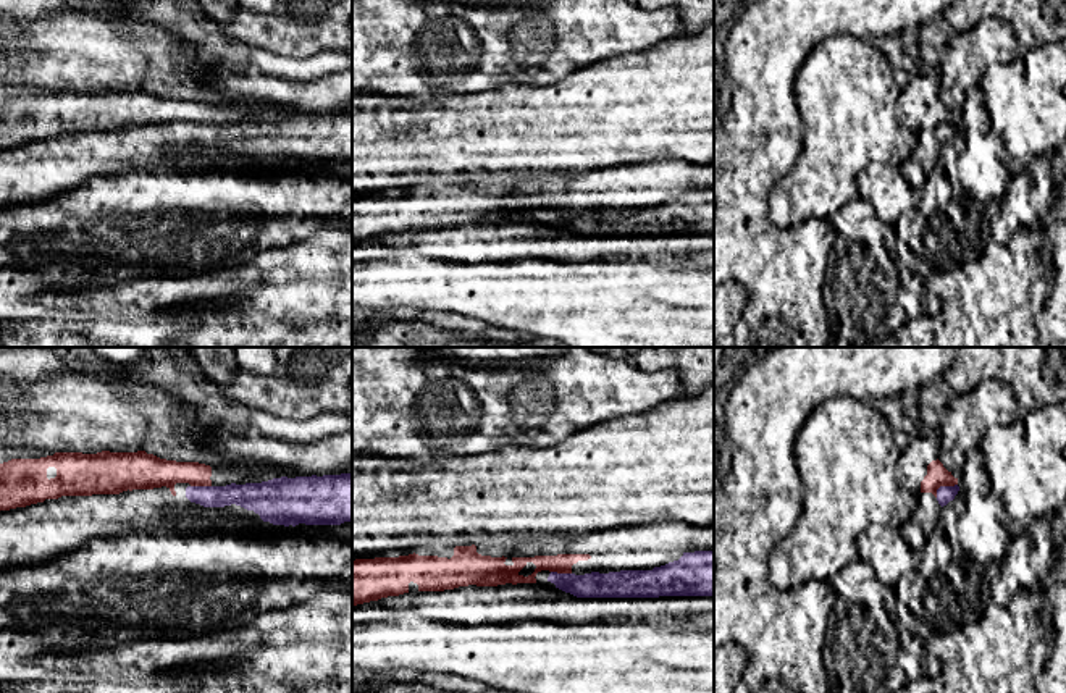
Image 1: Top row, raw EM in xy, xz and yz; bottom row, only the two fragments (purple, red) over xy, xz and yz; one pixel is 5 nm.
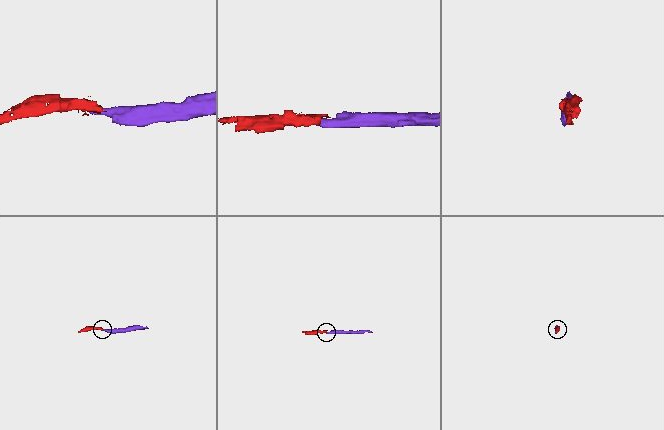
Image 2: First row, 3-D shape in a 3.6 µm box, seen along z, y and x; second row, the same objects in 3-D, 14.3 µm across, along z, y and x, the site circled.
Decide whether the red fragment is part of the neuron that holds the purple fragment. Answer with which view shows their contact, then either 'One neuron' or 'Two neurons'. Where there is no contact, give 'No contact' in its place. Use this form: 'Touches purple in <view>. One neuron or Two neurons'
Touches purple in yz. Two neurons

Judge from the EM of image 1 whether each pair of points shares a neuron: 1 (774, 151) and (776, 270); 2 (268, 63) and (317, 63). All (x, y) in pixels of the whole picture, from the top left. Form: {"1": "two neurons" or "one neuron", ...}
{"1": "one neuron", "2": "one neuron"}

